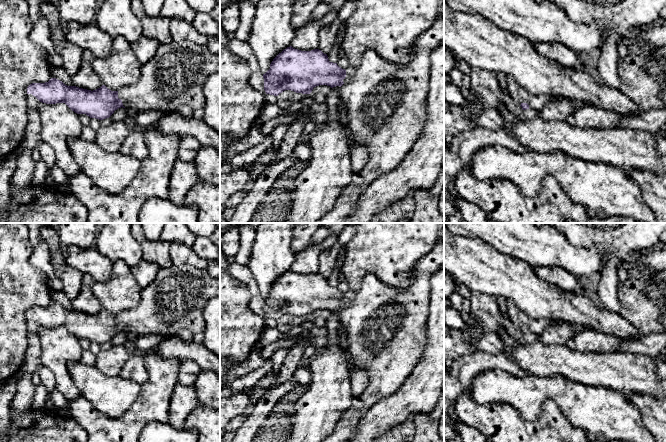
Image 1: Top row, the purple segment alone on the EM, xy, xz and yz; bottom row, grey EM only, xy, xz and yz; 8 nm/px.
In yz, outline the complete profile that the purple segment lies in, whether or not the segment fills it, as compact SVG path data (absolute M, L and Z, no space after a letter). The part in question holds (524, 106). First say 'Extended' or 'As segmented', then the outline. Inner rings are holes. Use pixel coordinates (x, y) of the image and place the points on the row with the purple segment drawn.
Extended. M507 76L506 82L512 100L515 104L521 106L523 110L531 108L539 112L546 103L555 99L555 97L548 95L531 95L519 86L512 76Z

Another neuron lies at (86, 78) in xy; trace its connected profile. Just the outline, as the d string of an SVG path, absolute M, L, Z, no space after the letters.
M83 50L80 69L72 76L73 86L93 91L103 85L102 81L92 68L94 59L95 57L90 51Z

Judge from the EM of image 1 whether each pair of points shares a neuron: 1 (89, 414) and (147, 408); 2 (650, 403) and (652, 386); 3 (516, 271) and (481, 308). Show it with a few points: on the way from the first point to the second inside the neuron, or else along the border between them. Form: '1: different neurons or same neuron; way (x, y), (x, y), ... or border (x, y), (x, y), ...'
1: same neuron; way (103, 424), (129, 424), (133, 420)
2: different neurons; border (628, 394), (650, 395), (655, 398)
3: different neurons; border (472, 291), (490, 294), (494, 298)

